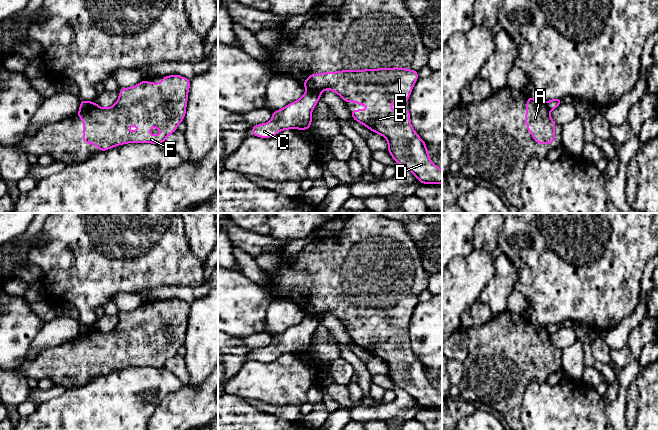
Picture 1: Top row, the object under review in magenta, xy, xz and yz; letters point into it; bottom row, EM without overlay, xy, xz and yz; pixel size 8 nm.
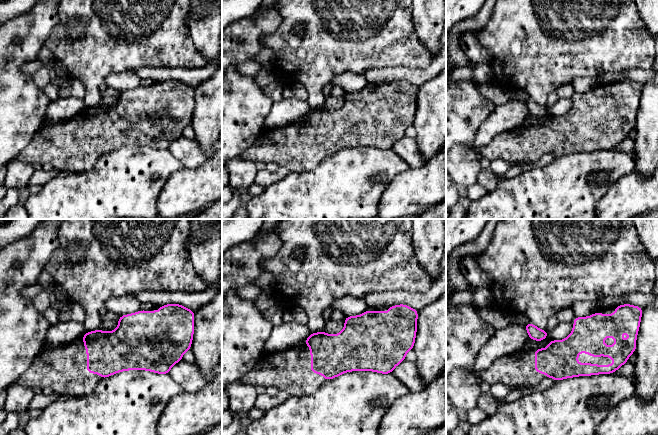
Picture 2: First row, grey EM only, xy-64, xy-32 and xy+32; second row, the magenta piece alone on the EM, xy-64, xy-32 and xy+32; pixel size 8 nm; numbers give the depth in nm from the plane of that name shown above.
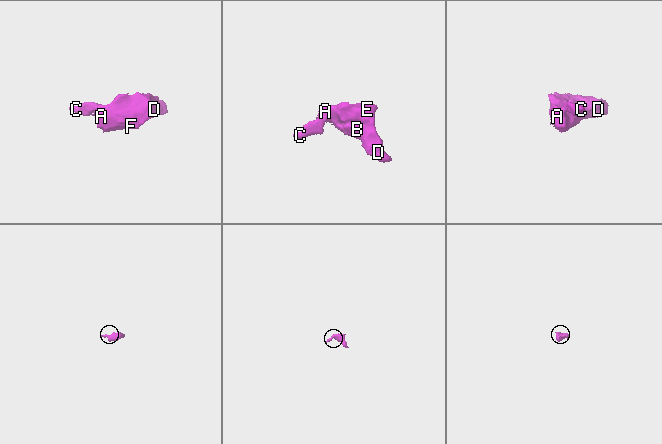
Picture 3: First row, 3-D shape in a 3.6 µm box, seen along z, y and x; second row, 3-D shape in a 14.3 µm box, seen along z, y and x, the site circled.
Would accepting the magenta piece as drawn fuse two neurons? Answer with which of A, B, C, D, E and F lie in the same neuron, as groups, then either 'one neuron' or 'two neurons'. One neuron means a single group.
A B D E F / C | two neurons

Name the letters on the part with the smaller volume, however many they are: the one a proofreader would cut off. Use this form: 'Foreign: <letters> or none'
Foreign: C

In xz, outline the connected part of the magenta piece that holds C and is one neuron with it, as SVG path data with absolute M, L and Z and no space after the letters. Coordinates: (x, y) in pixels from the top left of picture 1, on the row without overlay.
M305 316L297 325L286 329L281 334L272 336L269 347L258 348L252 351L254 360L271 362L282 354L307 354L312 347L311 336L315 332L320 320Z

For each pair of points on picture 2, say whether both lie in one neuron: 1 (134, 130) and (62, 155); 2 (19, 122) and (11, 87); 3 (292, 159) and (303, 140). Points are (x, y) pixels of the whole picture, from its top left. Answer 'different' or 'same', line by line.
1: same
2: same
3: same

